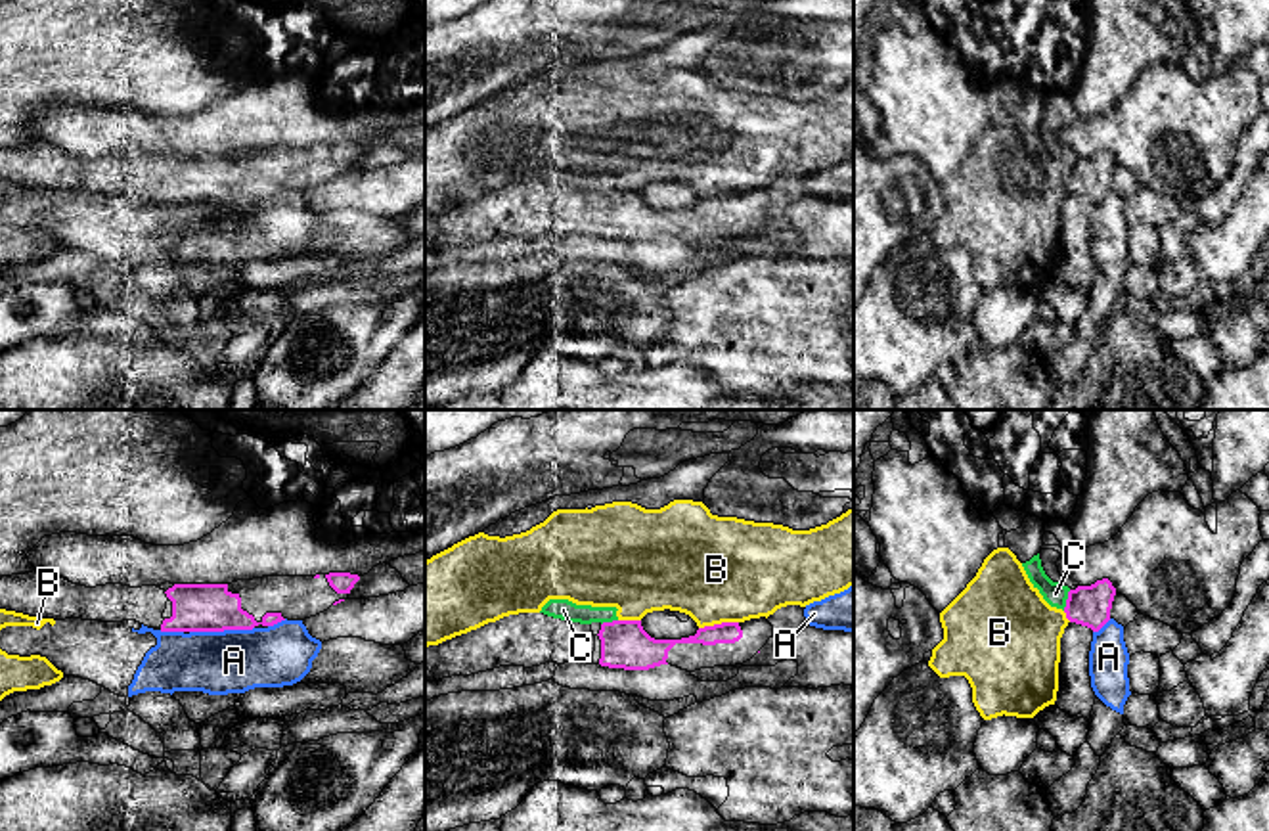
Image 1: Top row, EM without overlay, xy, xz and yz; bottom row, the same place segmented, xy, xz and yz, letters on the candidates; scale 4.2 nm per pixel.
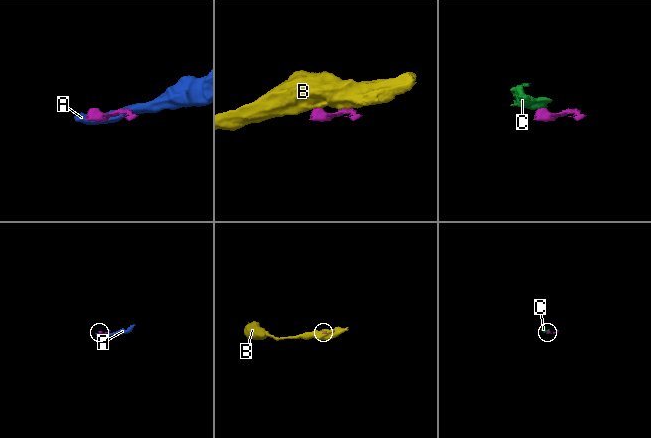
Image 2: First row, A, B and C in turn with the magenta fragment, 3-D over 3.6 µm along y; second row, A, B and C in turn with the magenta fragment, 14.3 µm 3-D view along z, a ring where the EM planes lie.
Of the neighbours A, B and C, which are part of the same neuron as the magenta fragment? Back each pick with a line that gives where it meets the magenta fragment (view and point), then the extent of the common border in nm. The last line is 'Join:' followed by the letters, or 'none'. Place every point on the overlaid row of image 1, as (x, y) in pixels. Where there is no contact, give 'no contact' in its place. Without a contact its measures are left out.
Join: none

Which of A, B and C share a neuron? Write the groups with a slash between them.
A / B / C

